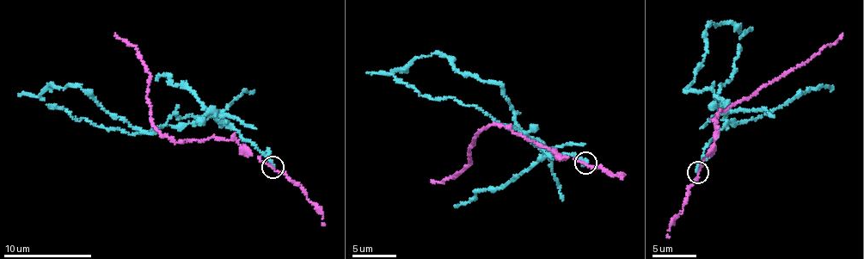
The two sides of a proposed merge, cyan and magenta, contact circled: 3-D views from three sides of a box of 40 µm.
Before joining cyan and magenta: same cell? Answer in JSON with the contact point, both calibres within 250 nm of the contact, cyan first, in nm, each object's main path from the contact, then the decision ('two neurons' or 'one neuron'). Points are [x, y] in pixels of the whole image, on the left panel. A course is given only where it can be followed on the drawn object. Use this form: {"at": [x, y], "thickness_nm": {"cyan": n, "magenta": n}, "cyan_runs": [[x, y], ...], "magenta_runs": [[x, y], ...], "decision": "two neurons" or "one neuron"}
{"at": [272, 167], "thickness_nm": {"cyan": 200, "magenta": 140}, "cyan_runs": [[272, 166], [211, 114], [173, 114], [151, 133], [106, 113], [79, 87], [52, 83], [37, 96], [18, 95]], "magenta_runs": [[272, 166], [233, 140], [214, 137], [176, 142], [161, 135], [146, 95], [150, 79], [134, 45], [115, 33]], "decision": "two neurons"}

